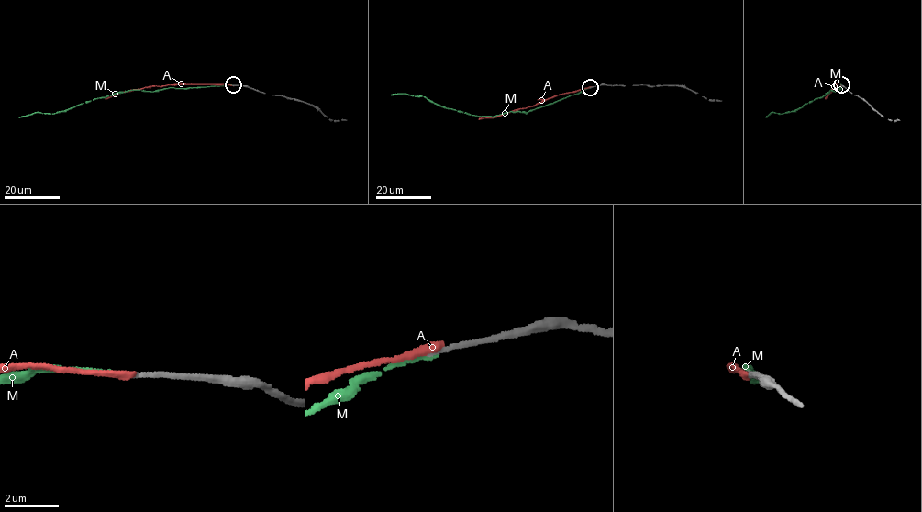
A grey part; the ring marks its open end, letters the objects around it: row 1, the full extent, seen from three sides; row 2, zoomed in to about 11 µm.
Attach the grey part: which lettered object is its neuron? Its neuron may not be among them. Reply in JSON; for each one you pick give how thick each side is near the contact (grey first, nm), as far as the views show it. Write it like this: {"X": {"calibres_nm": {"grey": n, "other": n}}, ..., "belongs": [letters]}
{"M": {"calibres_nm": {"grey": 170, "other": 160}}, "belongs": ["M"]}

